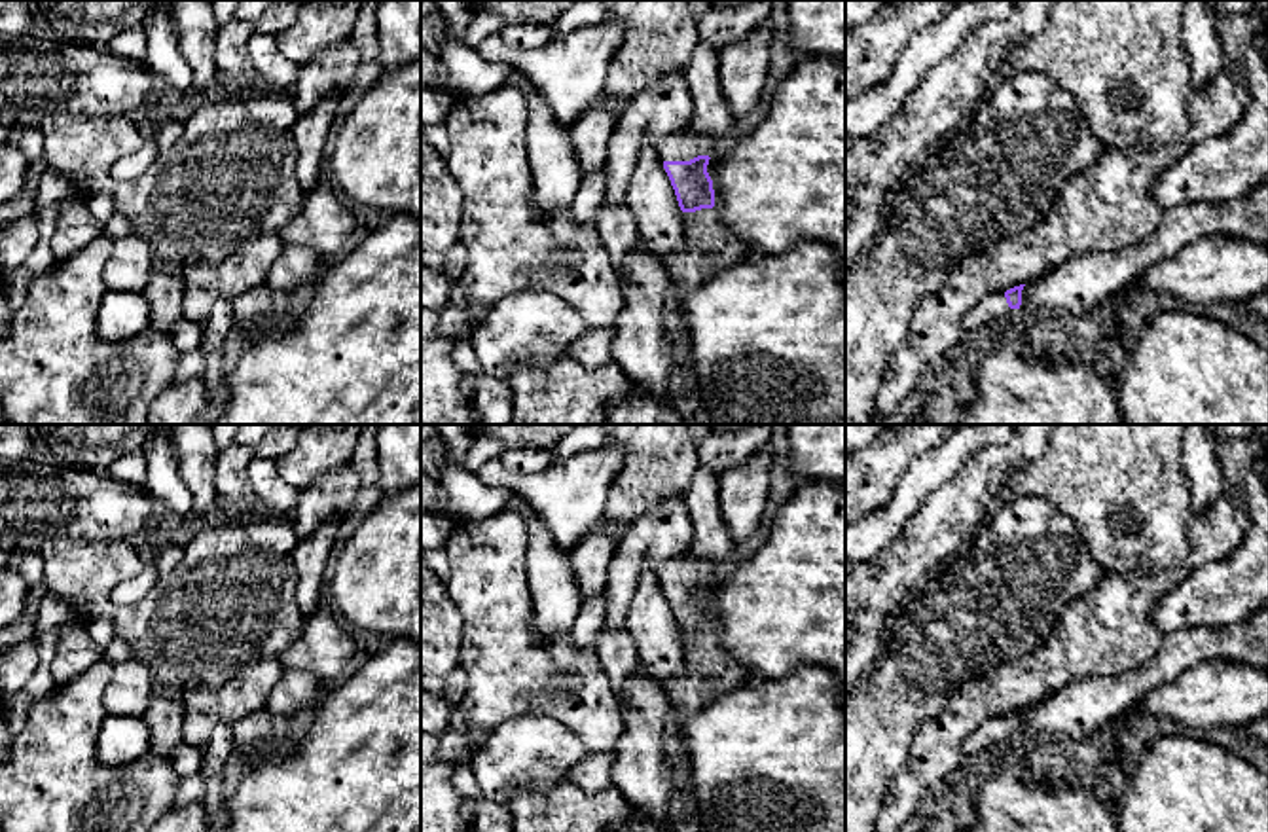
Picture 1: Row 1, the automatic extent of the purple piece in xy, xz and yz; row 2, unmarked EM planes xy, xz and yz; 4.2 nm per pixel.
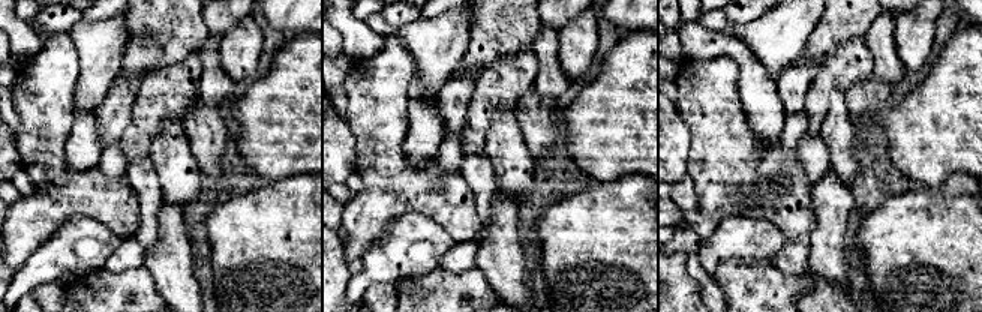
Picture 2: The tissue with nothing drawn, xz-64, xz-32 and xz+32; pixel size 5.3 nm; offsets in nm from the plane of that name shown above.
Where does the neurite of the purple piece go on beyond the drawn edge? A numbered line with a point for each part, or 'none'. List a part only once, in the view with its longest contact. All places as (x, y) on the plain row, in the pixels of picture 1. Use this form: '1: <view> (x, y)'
1: xz (685, 569)

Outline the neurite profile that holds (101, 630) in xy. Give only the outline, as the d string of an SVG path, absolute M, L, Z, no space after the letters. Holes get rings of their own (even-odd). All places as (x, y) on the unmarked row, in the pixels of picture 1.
M108 616L87 620L87 631L100 650L104 650L114 639L114 625Z

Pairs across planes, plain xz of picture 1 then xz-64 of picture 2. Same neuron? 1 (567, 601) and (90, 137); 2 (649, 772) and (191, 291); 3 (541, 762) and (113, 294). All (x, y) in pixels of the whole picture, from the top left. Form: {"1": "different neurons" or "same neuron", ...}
{"1": "same neuron", "2": "same neuron", "3": "different neurons"}

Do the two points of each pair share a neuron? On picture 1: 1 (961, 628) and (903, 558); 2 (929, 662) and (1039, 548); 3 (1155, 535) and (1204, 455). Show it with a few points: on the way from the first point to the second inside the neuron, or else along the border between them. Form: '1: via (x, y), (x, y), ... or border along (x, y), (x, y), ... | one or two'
1: border along (958, 554), (893, 614) | two
2: via (954, 633), (1011, 577) | one
3: border along (1181, 444), (1181, 469), (1187, 478), (1193, 516) | two

